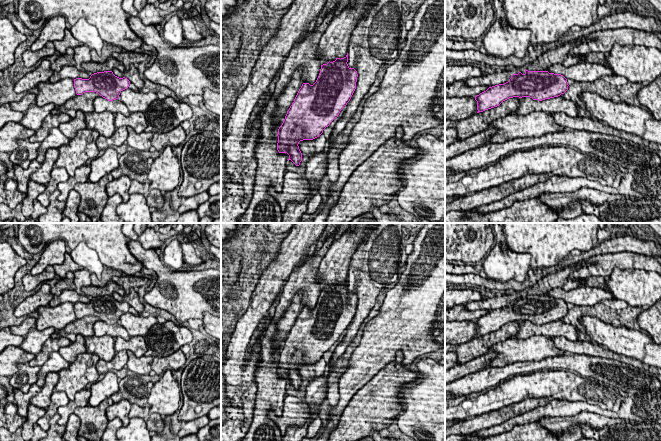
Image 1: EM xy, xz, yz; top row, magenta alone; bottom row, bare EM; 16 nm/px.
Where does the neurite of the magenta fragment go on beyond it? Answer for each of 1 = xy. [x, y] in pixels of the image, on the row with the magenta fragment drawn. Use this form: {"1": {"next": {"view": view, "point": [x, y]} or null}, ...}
{"1": {"next": null}}

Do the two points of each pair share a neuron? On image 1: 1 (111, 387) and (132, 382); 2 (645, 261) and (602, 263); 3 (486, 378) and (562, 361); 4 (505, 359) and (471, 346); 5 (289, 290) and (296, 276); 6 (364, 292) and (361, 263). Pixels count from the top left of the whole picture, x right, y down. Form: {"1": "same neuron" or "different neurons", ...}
{"1": "different neurons", "2": "same neuron", "3": "same neuron", "4": "different neurons", "5": "same neuron", "6": "same neuron"}

